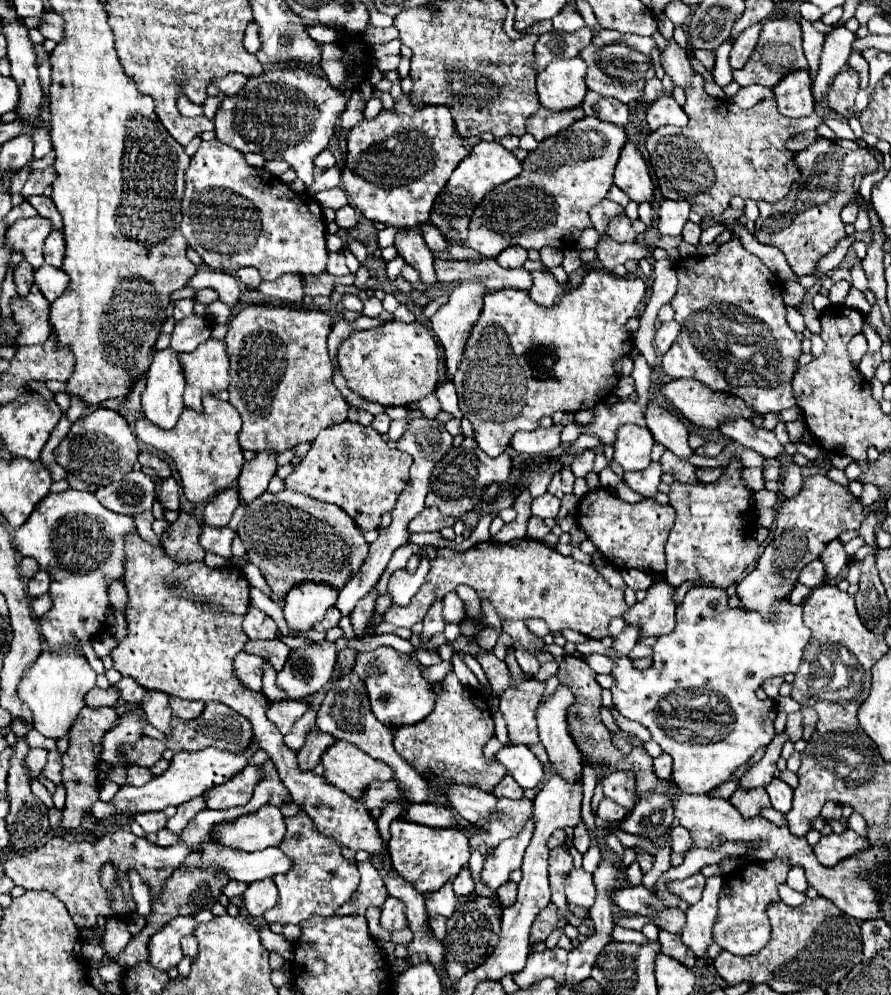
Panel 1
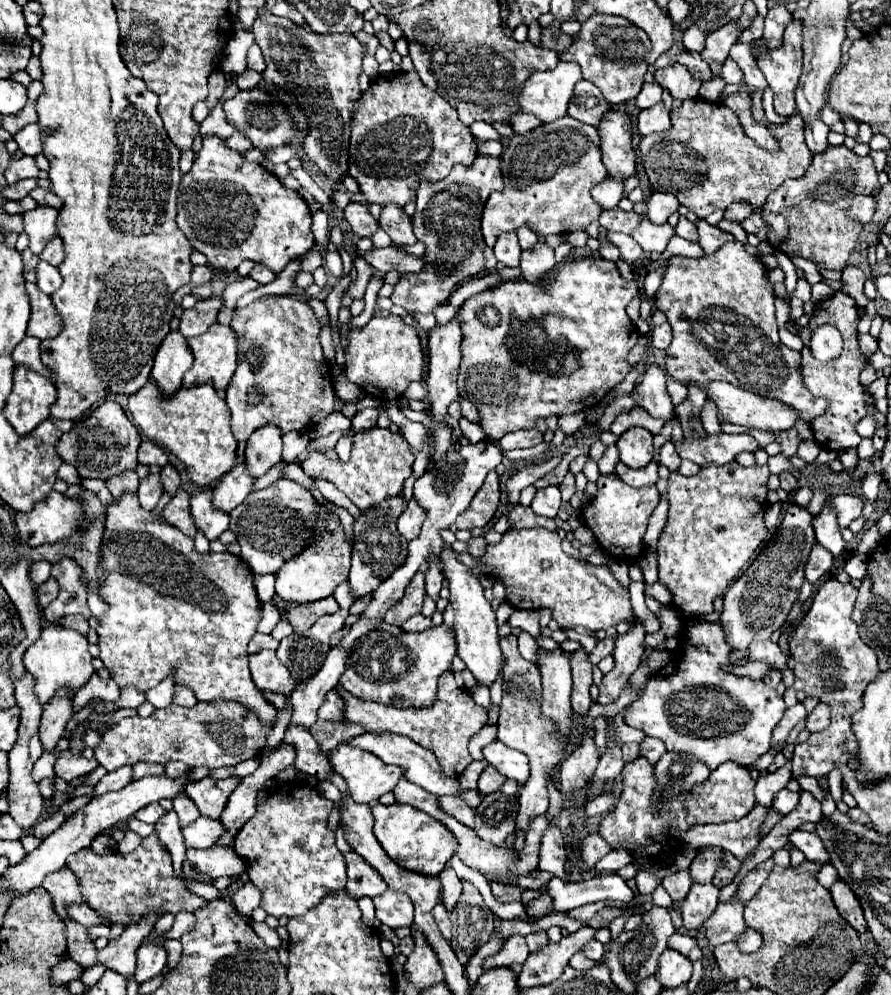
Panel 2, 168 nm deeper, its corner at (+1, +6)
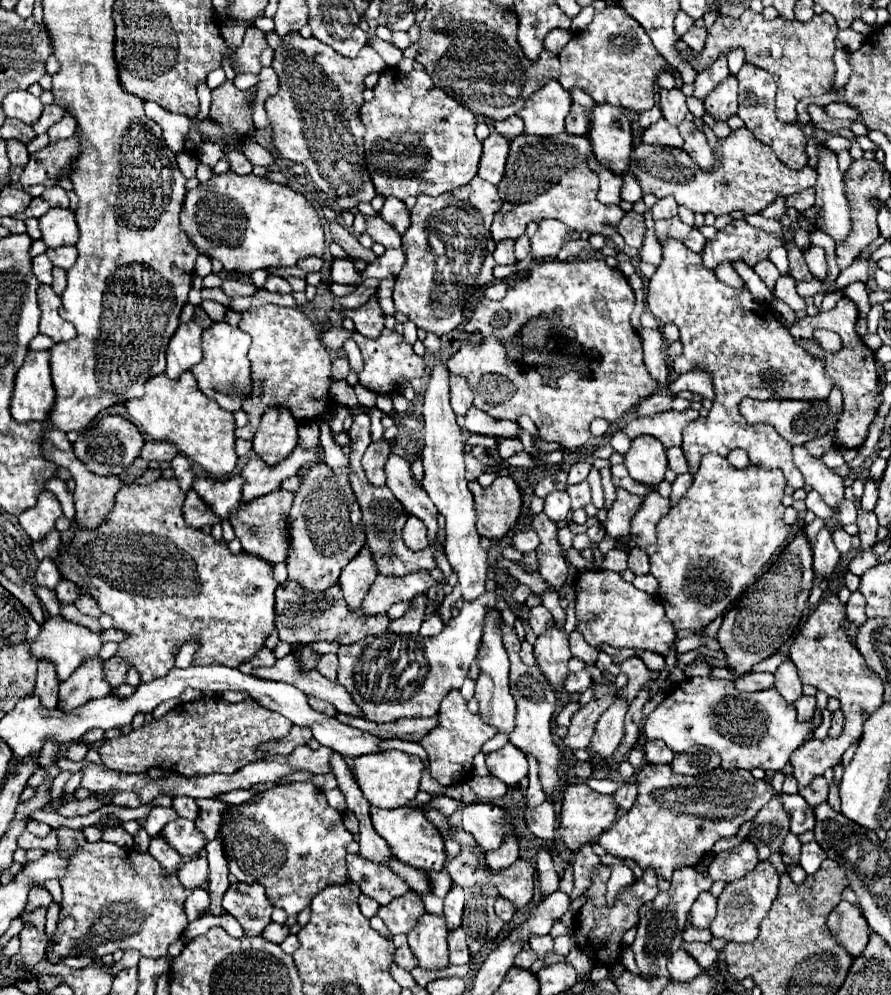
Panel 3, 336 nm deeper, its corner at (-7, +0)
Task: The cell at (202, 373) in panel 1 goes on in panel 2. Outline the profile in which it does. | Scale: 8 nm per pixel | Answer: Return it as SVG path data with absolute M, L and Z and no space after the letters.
M214 322L204 334L188 338L188 344L194 352L194 364L184 374L184 386L212 382L216 390L226 390L236 370L236 332Z

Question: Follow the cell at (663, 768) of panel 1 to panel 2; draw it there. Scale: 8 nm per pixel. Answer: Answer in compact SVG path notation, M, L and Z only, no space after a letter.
M646 736L646 738L640 742L640 754L642 754L644 758L648 758L652 764L656 764L656 762L662 758L664 752L666 752L666 746L664 746L664 742L660 742L658 738Z

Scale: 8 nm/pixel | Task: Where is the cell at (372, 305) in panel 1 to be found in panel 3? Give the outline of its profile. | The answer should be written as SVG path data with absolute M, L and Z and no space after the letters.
M266 304L242 312L240 330L252 336L248 352L252 364L252 392L244 400L242 410L248 414L248 424L236 430L236 438L252 440L260 424L260 416L270 408L288 408L298 422L310 422L330 410L330 354L322 342L324 330L310 320L300 308L284 308Z

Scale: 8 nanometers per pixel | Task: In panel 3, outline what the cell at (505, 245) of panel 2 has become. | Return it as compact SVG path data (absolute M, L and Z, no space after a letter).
M504 240L496 246L494 250L494 260L496 264L514 264L516 256L514 256L514 240Z

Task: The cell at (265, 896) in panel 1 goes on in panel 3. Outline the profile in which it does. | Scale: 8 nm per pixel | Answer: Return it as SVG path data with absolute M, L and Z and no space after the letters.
M232 884L224 894L222 906L242 924L246 936L258 936L270 924L272 904L258 884Z

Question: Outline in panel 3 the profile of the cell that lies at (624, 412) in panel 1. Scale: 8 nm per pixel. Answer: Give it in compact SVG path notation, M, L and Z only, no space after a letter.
M666 410L660 412L652 418L632 418L622 432L628 438L638 438L642 434L650 434L654 438L658 438L664 448L672 448L672 446L680 446L682 444L682 430L688 422L696 420L700 414L696 410Z

